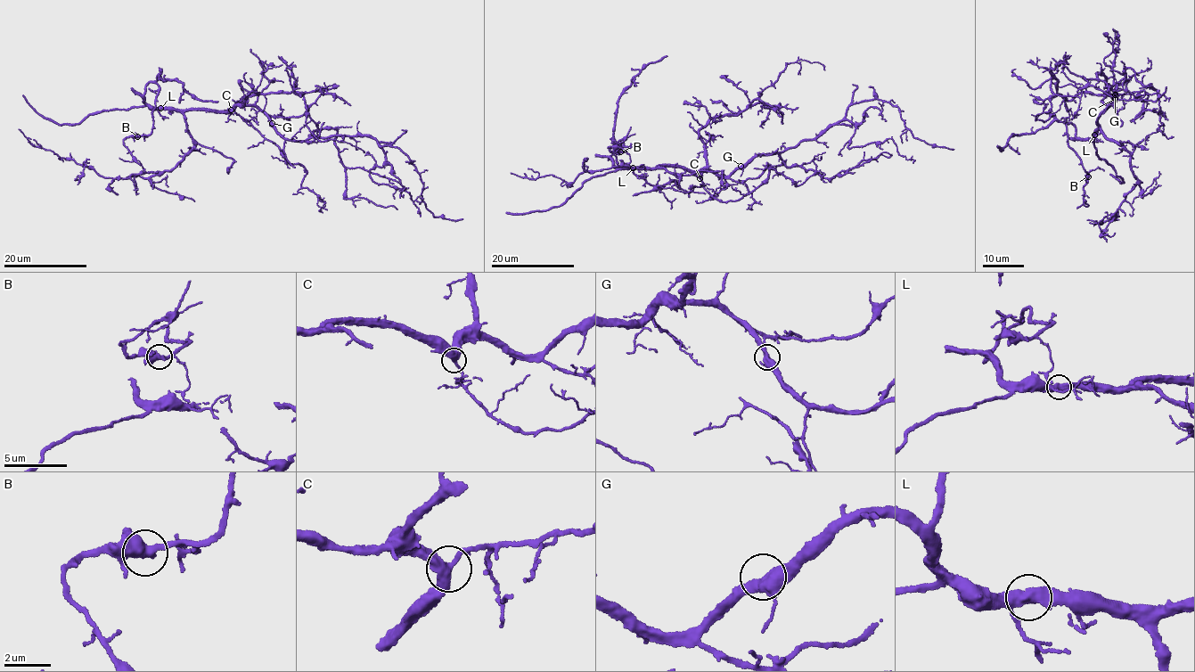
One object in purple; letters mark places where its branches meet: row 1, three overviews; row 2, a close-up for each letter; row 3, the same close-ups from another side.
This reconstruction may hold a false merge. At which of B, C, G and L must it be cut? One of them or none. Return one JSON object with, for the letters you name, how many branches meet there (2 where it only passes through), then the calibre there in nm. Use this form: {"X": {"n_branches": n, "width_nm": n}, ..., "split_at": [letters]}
{"split_at": []}

